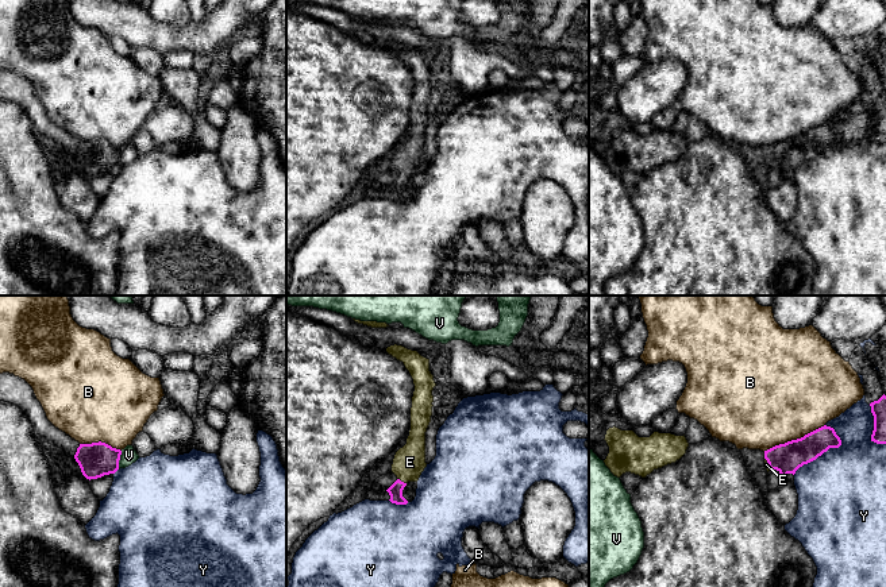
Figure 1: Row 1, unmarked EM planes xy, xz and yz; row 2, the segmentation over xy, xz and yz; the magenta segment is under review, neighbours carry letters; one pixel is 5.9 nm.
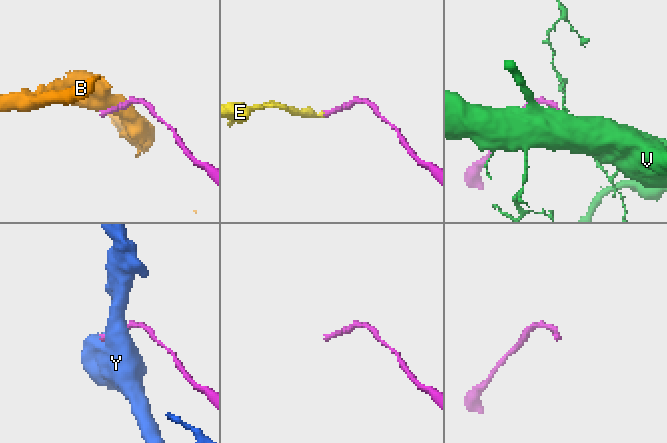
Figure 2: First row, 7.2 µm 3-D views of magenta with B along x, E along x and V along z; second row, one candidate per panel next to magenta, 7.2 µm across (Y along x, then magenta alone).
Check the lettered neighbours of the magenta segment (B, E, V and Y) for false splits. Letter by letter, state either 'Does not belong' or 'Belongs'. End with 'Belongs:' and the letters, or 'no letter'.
B: Does not belong
E: Belongs
V: Does not belong
Y: Does not belong
Belongs: E

